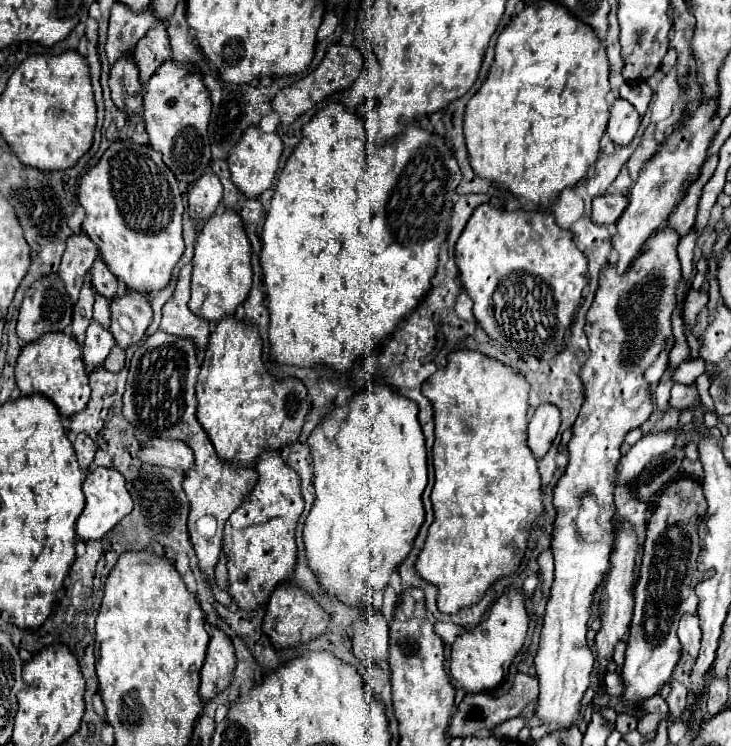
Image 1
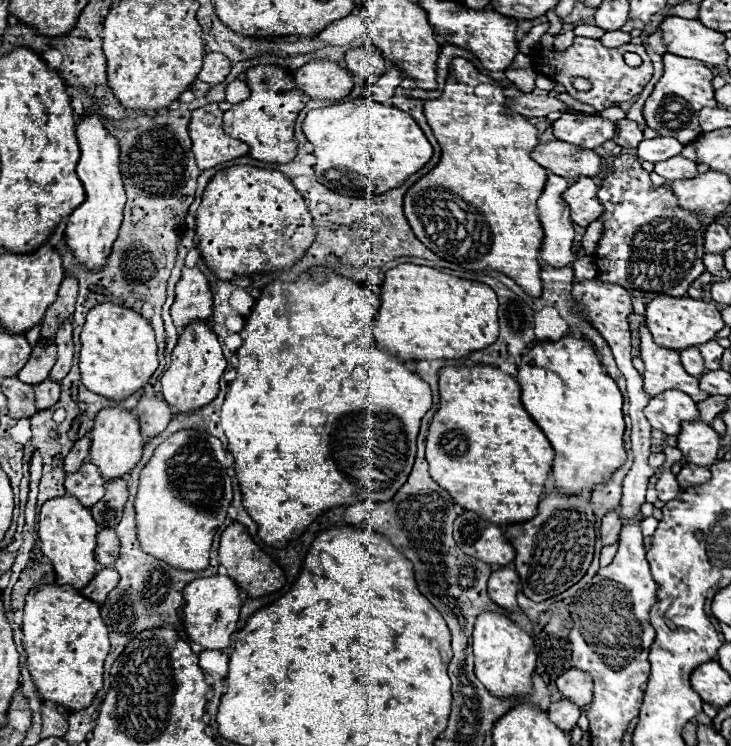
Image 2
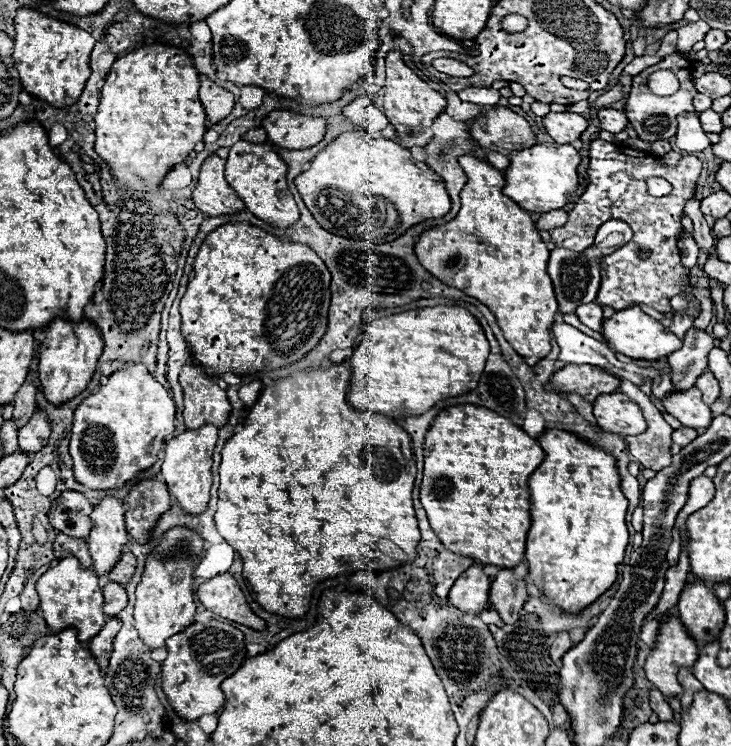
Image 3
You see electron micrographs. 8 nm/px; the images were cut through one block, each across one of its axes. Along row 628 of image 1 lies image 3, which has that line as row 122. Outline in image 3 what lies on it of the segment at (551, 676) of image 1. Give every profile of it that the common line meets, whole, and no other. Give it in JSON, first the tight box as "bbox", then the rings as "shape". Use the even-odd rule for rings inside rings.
{"bbox":[542,112,588,144],"shape":[[[550,112],[544,116],[542,124],[558,144],[570,144],[578,140],[580,134],[588,128],[586,118],[574,112]]]}

